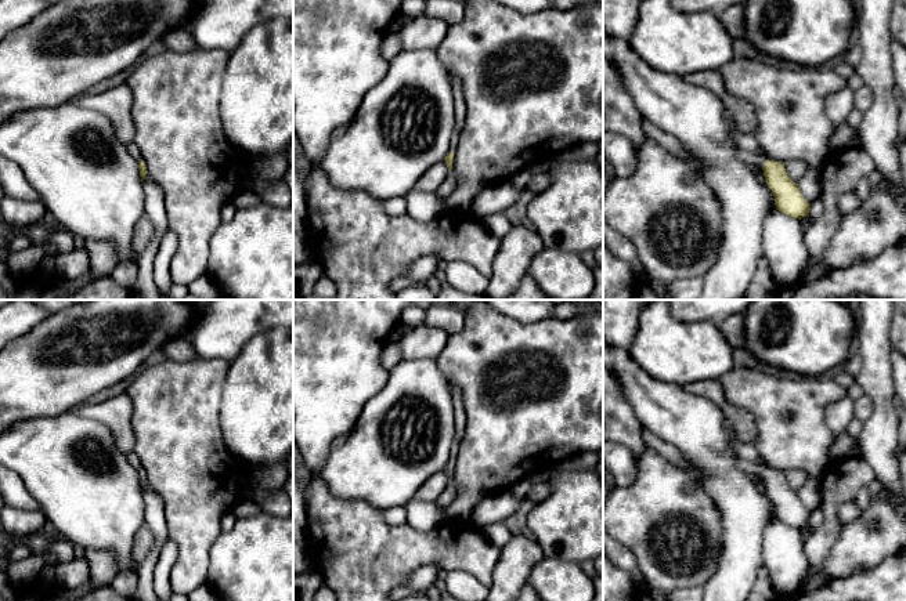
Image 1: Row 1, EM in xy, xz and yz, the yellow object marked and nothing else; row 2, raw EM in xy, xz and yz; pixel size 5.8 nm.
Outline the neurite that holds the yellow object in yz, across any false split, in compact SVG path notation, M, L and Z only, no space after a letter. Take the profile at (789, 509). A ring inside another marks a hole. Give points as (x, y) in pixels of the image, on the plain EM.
M740 460L737 466L746 471L755 473L764 479L765 492L773 503L779 521L798 529L808 525L811 513L802 506L798 493L787 485L784 473L746 460Z

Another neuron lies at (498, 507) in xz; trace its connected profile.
M503 489L481 500L472 511L470 522L479 528L505 522L517 511L520 503L510 489Z

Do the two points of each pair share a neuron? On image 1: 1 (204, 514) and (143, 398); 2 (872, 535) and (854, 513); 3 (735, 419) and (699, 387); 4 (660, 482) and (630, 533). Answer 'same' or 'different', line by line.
1: same
2: different
3: same
4: same

